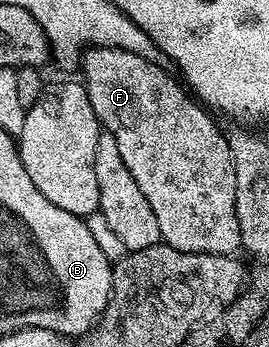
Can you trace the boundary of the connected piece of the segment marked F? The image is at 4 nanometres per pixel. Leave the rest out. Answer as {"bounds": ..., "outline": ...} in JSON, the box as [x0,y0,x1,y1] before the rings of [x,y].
{"bounds":[82,45,241,254],"outline":[[[105,45],[89,48],[83,57],[84,77],[82,77],[82,84],[88,92],[94,115],[106,132],[112,136],[114,143],[118,143],[118,152],[122,155],[122,163],[126,163],[130,175],[134,175],[134,183],[138,185],[138,191],[142,191],[142,195],[146,197],[146,203],[150,203],[150,211],[154,211],[154,219],[158,219],[161,242],[178,251],[235,254],[241,248],[238,217],[235,215],[235,163],[229,138],[224,137],[223,131],[212,122],[213,114],[201,102],[193,99],[189,90],[177,78],[176,82],[162,66],[155,65],[157,63],[155,60],[140,57],[137,53],[131,53],[125,49],[111,49]]]}

